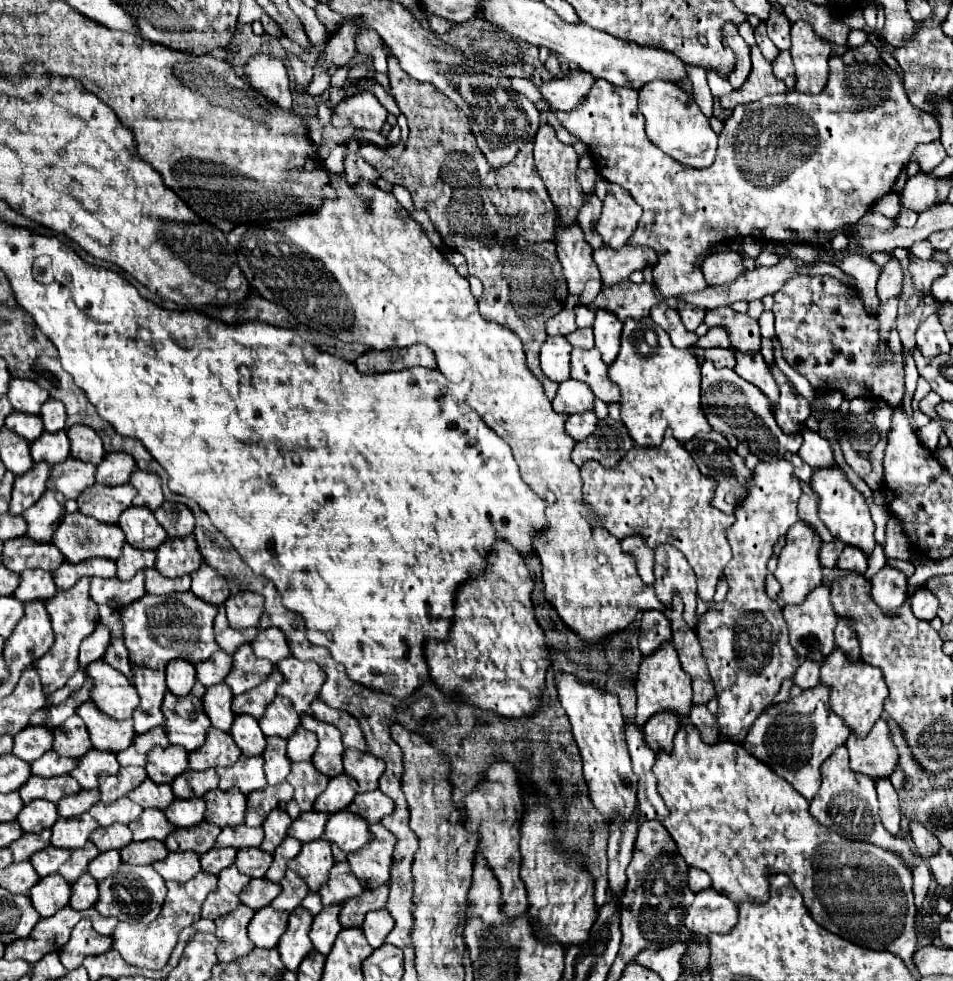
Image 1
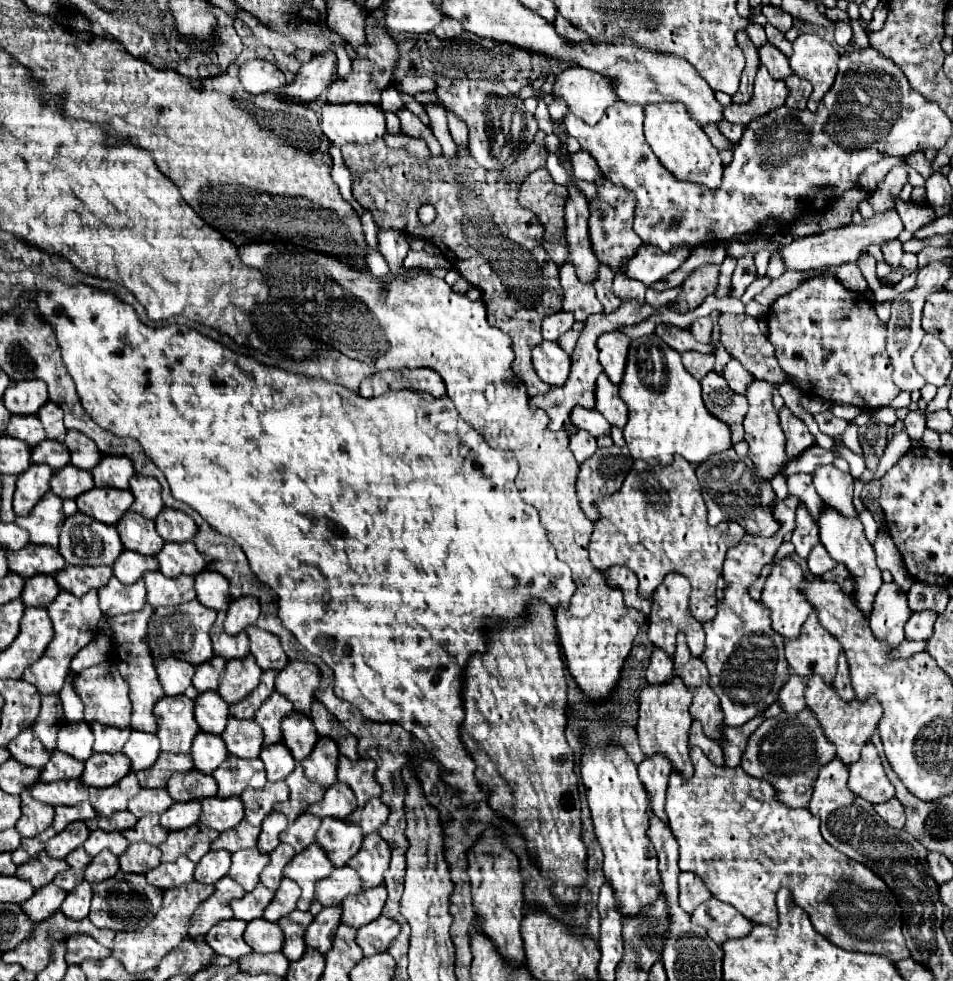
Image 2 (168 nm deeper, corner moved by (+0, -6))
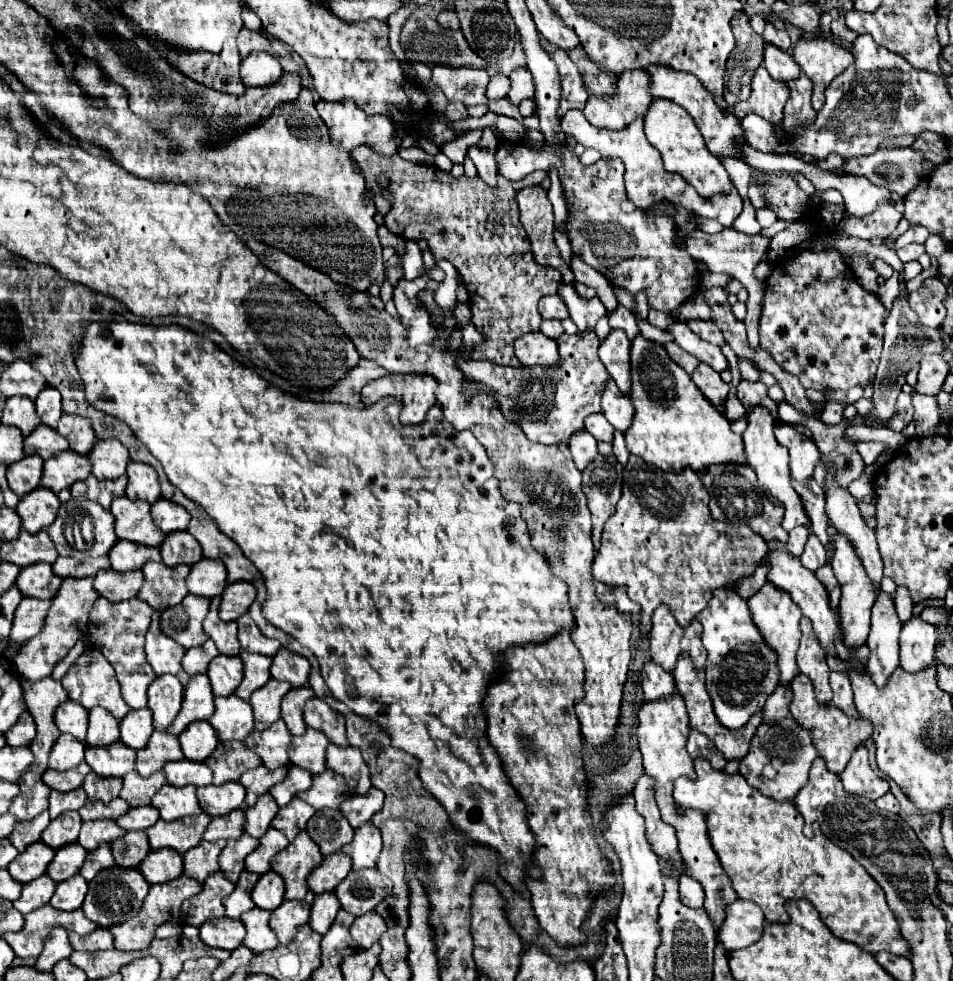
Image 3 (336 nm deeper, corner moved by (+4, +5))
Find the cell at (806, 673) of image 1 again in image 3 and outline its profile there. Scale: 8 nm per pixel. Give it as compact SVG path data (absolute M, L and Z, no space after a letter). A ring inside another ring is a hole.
M777 686L775 692L773 692L773 694L767 698L767 702L765 702L765 708L763 708L763 722L773 724L773 722L783 720L783 718L789 714L791 696L793 696L791 688Z

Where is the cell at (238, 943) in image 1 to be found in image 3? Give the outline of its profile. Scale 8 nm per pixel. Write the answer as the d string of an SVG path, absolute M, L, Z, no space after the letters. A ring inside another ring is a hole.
M217 918L199 928L199 938L207 946L235 950L245 938L245 926L241 924L241 920Z

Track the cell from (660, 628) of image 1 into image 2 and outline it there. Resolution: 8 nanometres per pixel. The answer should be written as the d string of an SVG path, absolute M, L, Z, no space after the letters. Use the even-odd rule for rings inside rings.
M653 647L651 663L647 667L647 683L651 683L651 685L665 683L667 679L671 679L671 673L675 673L671 655L663 653L663 649L659 649L659 647Z

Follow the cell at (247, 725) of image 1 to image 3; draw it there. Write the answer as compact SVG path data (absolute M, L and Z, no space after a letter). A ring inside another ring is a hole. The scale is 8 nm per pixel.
M235 694L219 696L209 722L221 740L243 740L253 730L251 704Z

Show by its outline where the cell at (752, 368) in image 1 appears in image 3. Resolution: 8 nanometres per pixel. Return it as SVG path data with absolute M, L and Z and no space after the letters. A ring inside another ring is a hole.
M755 408L747 416L749 416L749 424L747 424L747 430L743 432L743 442L745 442L747 464L755 470L757 480L759 480L759 488L765 492L765 496L769 498L769 502L773 502L775 506L783 506L785 508L785 516L783 516L781 526L787 532L793 530L795 526L807 526L809 528L811 526L809 516L807 516L803 504L801 504L799 494L791 486L791 470L789 470L787 448L783 448L775 440L775 436L773 436L773 420L771 420L771 414L765 408Z

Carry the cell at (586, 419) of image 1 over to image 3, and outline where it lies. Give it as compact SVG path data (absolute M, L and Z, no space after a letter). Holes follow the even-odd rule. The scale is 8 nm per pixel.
M577 432L575 436L571 436L569 448L573 462L579 470L587 468L587 464L597 456L597 440L589 432Z

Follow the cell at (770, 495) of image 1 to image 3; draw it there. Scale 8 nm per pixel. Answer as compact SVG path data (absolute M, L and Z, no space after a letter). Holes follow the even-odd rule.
M719 588L697 620L703 624L703 644L707 648L707 678L705 686L713 702L715 716L725 728L737 730L755 714L761 712L767 696L779 684L777 654L767 646L761 632L755 628L747 600L737 592Z

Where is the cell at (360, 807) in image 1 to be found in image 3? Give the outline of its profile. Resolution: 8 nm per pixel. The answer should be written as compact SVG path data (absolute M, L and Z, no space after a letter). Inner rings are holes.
M369 788L367 794L363 796L351 796L341 804L341 812L343 816L349 820L349 824L353 828L357 828L359 824L365 824L373 818L373 814L377 814L383 806L383 792L377 788Z

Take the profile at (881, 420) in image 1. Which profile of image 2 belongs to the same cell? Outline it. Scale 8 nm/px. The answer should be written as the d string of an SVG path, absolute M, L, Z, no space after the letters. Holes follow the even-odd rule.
M881 407L877 411L873 411L873 417L885 425L893 425L897 421L897 411L893 407Z

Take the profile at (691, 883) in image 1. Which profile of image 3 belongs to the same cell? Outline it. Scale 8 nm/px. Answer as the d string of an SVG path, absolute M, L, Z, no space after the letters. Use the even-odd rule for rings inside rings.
M683 868L683 876L679 880L679 894L681 894L683 904L687 904L689 908L703 908L705 892L703 892L701 884L697 884L697 880L687 876L685 868Z

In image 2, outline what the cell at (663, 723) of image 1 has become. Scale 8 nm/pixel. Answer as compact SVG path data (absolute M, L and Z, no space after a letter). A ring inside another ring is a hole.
M651 755L639 767L639 777L651 797L651 805L657 817L667 821L665 815L665 797L667 797L667 779L671 773L671 763L667 763L667 755Z

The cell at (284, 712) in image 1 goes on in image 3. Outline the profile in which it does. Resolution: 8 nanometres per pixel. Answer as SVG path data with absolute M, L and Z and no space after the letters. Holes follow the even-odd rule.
M269 680L259 692L251 694L249 704L253 706L253 716L255 716L255 730L265 730L269 728L275 720L279 720L279 704L285 696L285 692L291 690L291 684L279 682L279 680Z

